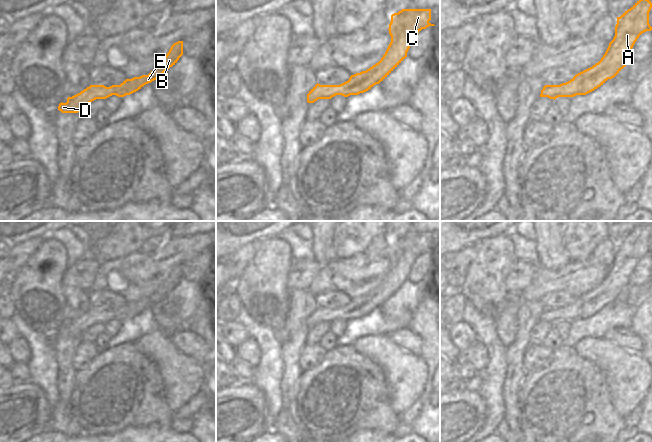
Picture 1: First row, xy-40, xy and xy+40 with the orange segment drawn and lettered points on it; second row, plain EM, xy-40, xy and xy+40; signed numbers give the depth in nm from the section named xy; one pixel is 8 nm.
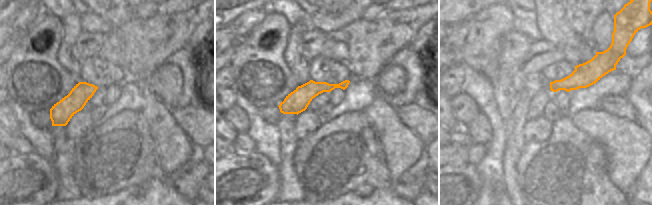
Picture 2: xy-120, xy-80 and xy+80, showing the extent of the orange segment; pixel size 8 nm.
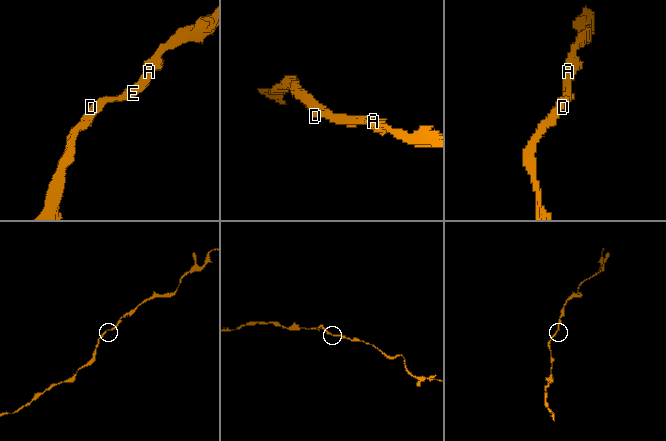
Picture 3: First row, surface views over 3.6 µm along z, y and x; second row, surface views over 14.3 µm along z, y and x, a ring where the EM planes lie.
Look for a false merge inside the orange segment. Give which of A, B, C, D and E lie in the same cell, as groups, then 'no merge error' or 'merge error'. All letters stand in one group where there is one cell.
groups A B C D E; no merge error

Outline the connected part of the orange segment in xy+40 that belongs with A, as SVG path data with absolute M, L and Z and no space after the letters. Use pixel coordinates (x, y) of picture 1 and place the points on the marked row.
M639 0L630 9L617 17L615 36L601 60L592 67L576 74L570 81L560 85L545 85L540 97L556 99L586 95L608 79L614 78L629 62L629 54L639 36L651 31L649 12L652 3Z

